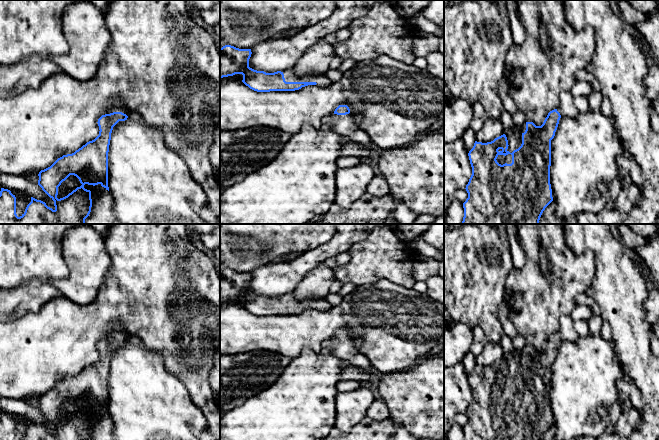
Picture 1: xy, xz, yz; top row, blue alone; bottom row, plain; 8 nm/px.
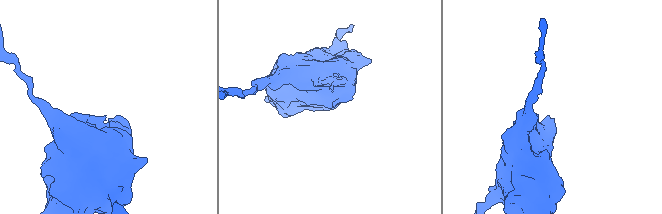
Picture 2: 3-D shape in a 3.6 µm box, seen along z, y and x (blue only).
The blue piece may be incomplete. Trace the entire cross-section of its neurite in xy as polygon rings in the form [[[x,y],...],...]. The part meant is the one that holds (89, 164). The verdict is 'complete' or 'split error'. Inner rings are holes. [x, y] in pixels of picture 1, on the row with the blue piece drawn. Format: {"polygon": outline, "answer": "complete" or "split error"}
{"polygon": [[[110,105],[107,109],[107,113],[102,115],[98,119],[99,135],[92,141],[87,142],[81,148],[76,150],[72,154],[63,155],[58,158],[50,167],[41,170],[38,174],[39,180],[38,185],[42,190],[54,201],[55,209],[48,207],[45,202],[37,200],[31,197],[31,202],[27,205],[25,212],[18,217],[16,214],[16,197],[11,193],[10,190],[1,188],[0,191],[0,224],[85,224],[85,219],[89,216],[92,207],[91,191],[84,188],[85,184],[88,185],[98,185],[100,184],[106,190],[109,191],[108,187],[108,152],[111,140],[111,133],[113,127],[119,121],[125,121],[129,116],[133,114],[124,105]],[[70,175],[76,176],[80,183],[80,187],[77,187],[67,196],[58,199],[58,187],[63,181],[65,181]]], "answer": "split error"}

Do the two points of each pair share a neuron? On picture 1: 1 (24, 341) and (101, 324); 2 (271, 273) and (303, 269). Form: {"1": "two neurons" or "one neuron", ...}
{"1": "one neuron", "2": "one neuron"}

